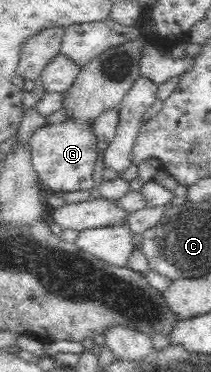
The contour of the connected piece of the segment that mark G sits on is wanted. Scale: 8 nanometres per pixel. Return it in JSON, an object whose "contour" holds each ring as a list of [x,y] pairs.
{"contour":[[[140,35],[136,39],[124,42],[122,45],[117,45],[110,50],[103,51],[97,55],[87,65],[83,65],[75,84],[65,92],[62,108],[65,109],[66,118],[62,122],[48,124],[47,127],[41,127],[39,131],[29,139],[30,151],[33,168],[37,172],[39,181],[42,186],[51,189],[51,191],[61,191],[69,193],[69,191],[90,191],[91,187],[95,185],[93,181],[93,171],[95,169],[95,160],[98,158],[98,138],[93,129],[93,120],[106,109],[119,105],[120,101],[125,97],[135,85],[135,83],[142,77],[140,66],[144,57],[144,50],[149,46],[154,45],[157,52],[163,56],[171,56],[173,44],[168,42],[161,43],[153,42],[149,37]]]}

